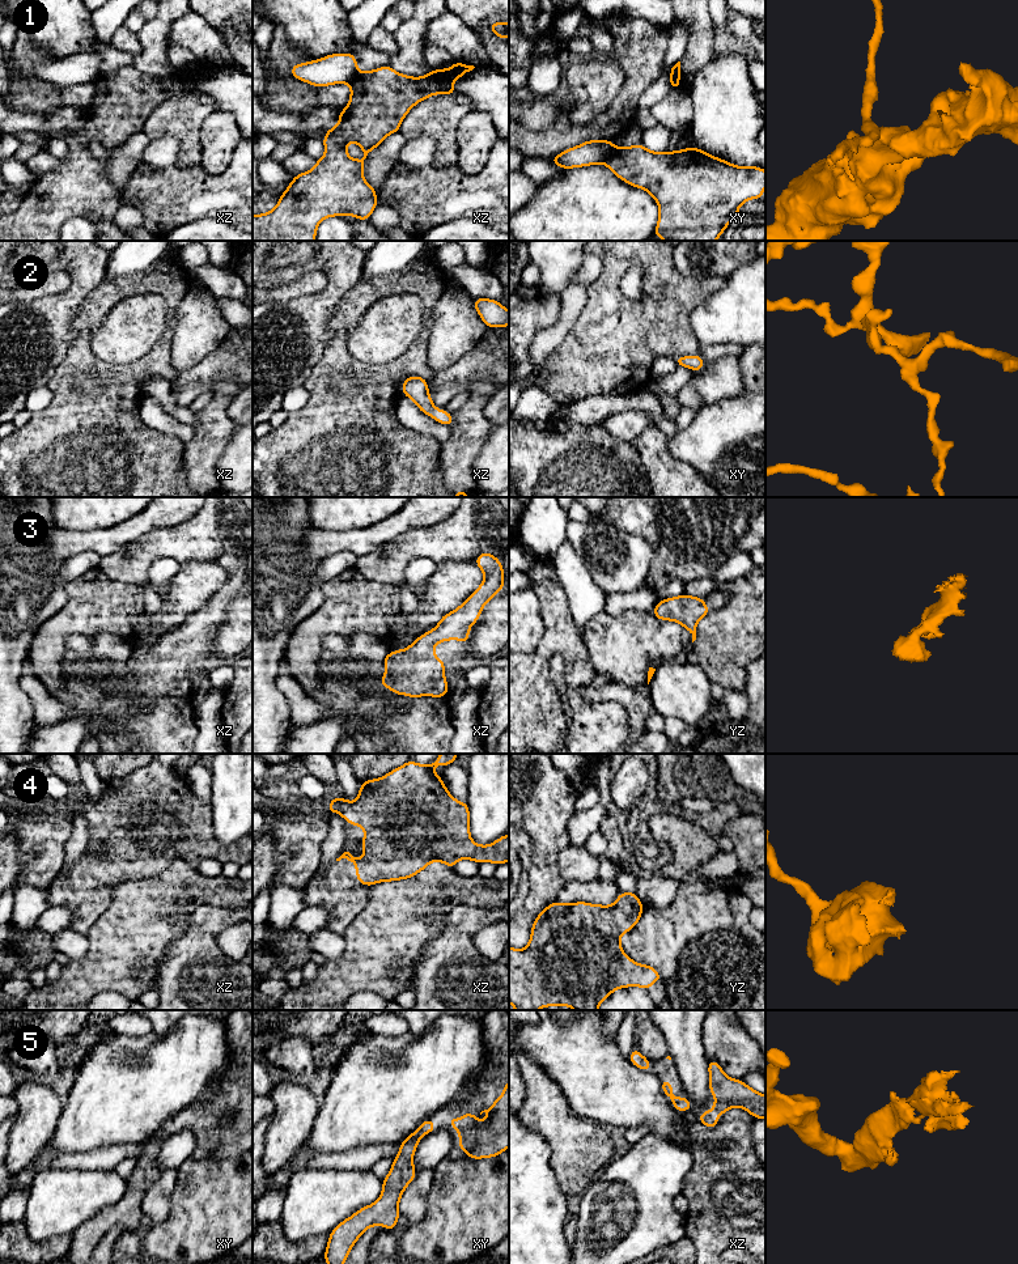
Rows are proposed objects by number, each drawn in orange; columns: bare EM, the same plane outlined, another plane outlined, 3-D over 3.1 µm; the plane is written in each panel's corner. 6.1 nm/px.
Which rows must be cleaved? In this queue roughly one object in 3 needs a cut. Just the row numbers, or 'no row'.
1

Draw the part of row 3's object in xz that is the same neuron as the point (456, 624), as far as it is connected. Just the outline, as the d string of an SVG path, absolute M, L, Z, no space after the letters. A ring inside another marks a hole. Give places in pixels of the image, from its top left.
M482 552L475 564L484 574L483 584L453 612L441 616L432 631L423 633L407 649L390 652L382 658L386 673L379 679L381 687L412 699L448 696L445 663L433 654L434 645L454 639L468 645L470 627L479 620L485 603L504 589L502 564L495 555Z

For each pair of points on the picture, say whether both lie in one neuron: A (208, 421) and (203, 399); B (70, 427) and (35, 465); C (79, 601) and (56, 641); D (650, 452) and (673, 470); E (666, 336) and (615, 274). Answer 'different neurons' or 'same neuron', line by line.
A: different neurons
B: same neuron
C: same neuron
D: same neuron
E: same neuron

